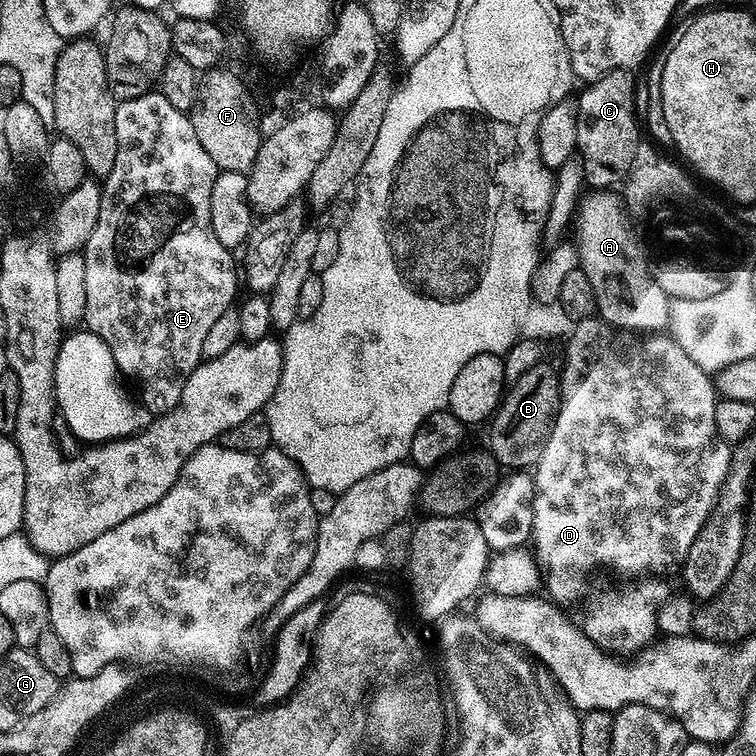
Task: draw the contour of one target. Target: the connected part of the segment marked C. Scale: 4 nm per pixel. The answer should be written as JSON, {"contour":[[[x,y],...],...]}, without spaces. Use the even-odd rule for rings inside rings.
{"contour":[[[627,68],[607,72],[605,76],[599,76],[597,80],[581,87],[584,89],[581,90],[580,97],[575,97],[578,126],[576,151],[584,168],[584,183],[589,189],[608,190],[611,189],[608,188],[611,184],[619,185],[627,177],[628,171],[634,167],[636,154],[641,151],[642,128],[638,123],[638,84],[637,81],[636,84],[632,81],[632,76],[633,73]]]}

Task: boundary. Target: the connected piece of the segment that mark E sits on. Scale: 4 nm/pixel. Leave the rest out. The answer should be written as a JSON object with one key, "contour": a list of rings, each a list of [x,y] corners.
{"contour":[[[153,90],[142,94],[138,98],[130,98],[117,103],[116,113],[114,114],[114,134],[118,134],[118,155],[114,158],[114,170],[110,170],[108,176],[103,177],[100,193],[102,194],[102,210],[98,210],[98,223],[94,225],[94,234],[90,234],[90,238],[83,246],[84,261],[86,262],[86,314],[83,323],[86,325],[87,331],[92,332],[98,338],[102,338],[102,342],[106,342],[106,346],[110,346],[110,354],[114,358],[116,367],[121,377],[129,376],[136,383],[136,388],[140,391],[138,395],[139,403],[152,411],[153,417],[165,416],[170,410],[174,410],[174,406],[178,406],[178,402],[182,398],[182,386],[186,386],[186,378],[190,378],[190,374],[199,365],[204,351],[202,350],[202,342],[206,338],[206,334],[210,330],[210,326],[214,326],[214,322],[218,322],[218,317],[222,315],[227,308],[233,307],[232,299],[236,296],[236,272],[238,276],[238,264],[232,261],[233,253],[226,246],[222,246],[222,242],[218,242],[218,238],[214,238],[214,230],[210,226],[210,194],[214,190],[214,182],[216,181],[217,166],[214,158],[210,158],[210,154],[206,154],[206,149],[202,146],[202,142],[198,142],[198,134],[194,134],[194,126],[192,125],[192,117],[182,110],[174,110],[174,106],[170,106],[170,102],[166,102],[166,98],[158,90]]]}

